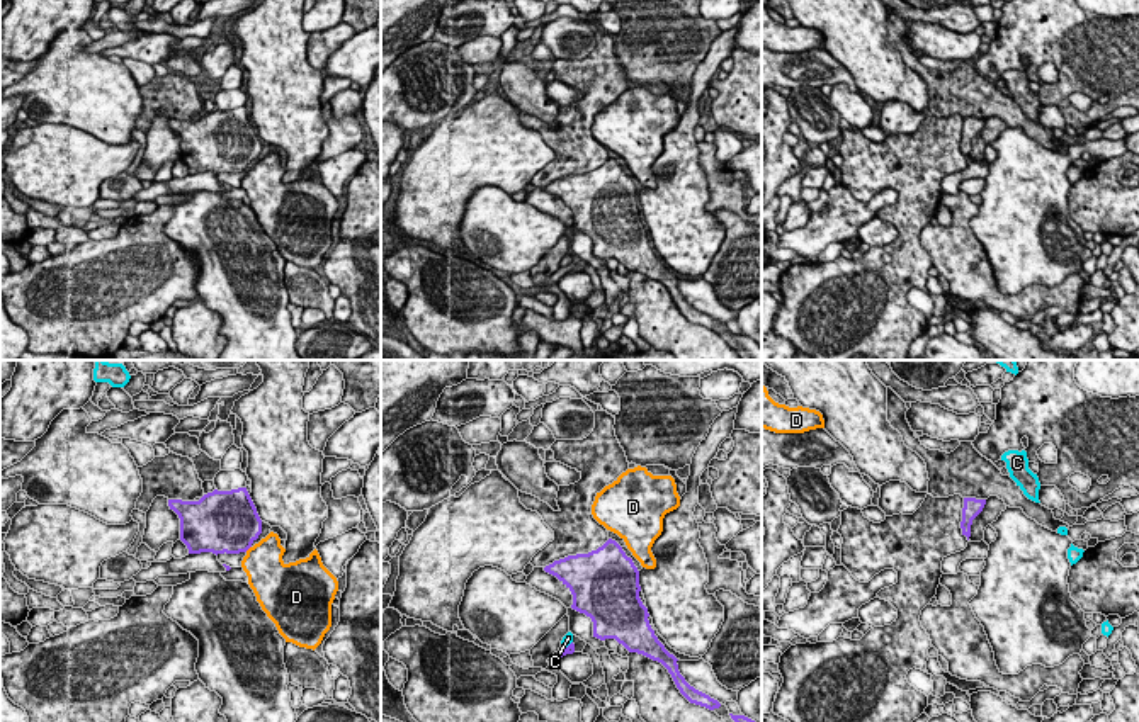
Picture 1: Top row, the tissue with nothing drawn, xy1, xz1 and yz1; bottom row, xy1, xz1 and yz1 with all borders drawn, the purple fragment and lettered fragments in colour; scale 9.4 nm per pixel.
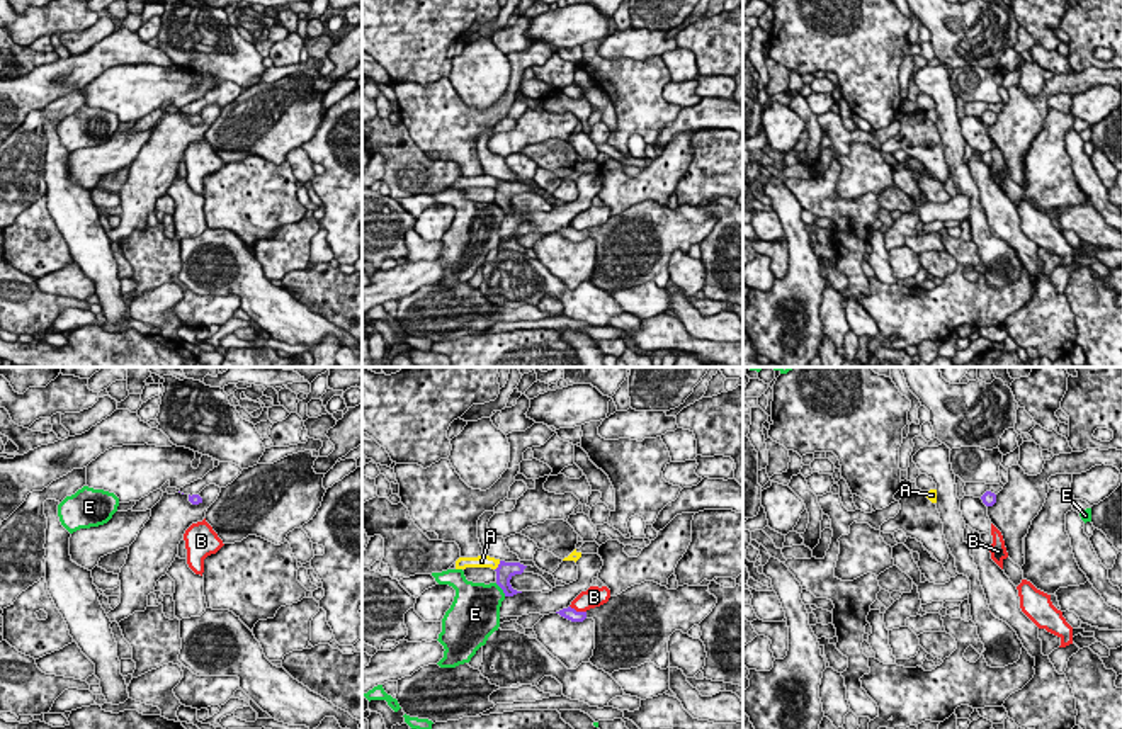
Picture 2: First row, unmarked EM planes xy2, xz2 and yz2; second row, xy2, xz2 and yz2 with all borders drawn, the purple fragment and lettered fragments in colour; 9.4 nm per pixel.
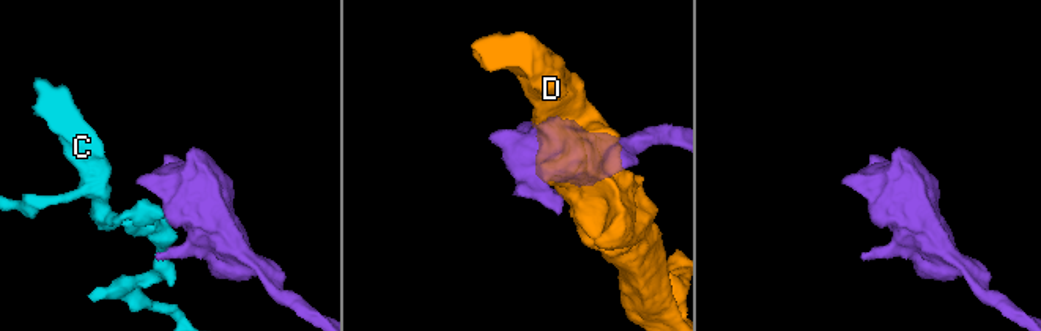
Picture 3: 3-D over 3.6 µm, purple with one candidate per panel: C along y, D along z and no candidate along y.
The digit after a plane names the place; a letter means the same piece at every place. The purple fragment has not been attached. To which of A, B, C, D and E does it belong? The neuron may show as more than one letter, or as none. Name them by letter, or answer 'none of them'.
none of them

